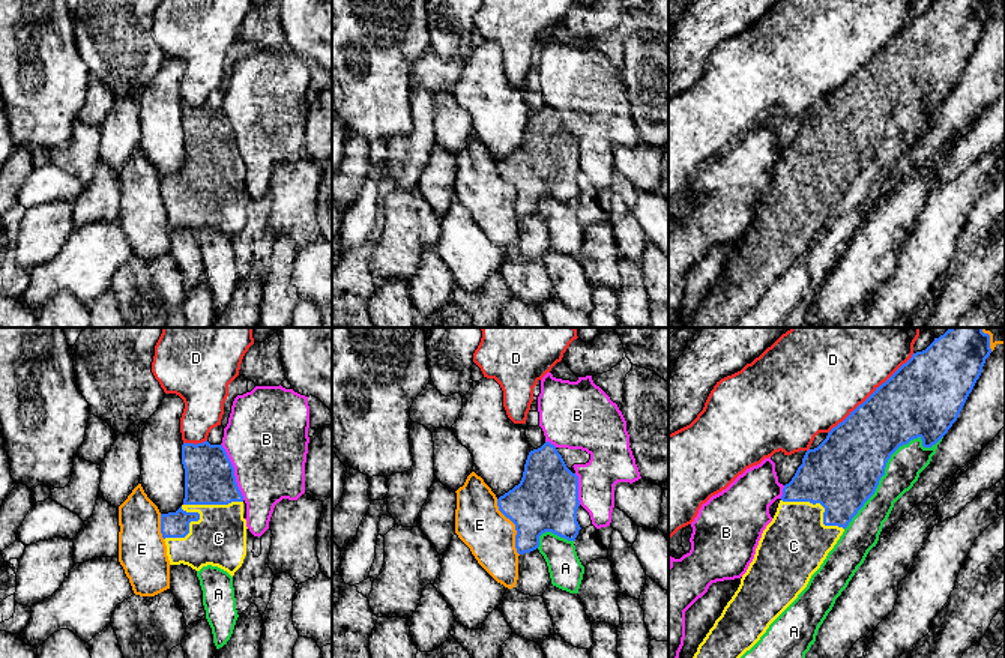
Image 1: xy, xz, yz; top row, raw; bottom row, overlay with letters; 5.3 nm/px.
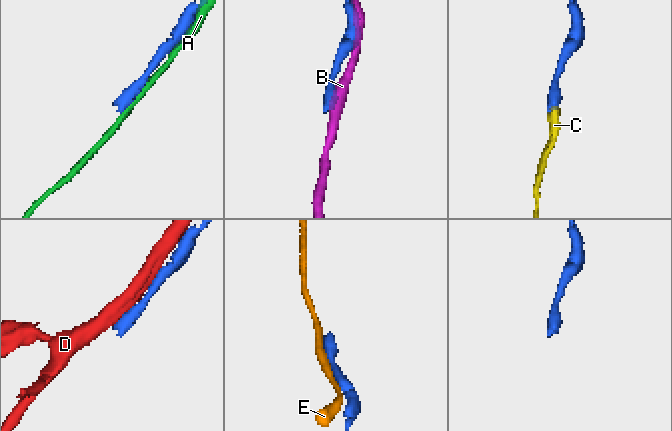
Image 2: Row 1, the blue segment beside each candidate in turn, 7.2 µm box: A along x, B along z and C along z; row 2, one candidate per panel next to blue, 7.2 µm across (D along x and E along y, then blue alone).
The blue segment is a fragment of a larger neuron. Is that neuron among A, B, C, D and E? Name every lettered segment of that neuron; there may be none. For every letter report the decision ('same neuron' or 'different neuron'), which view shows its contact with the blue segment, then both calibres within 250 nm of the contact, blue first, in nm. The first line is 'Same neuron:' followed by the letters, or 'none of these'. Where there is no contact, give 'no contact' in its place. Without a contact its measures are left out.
Same neuron: C
A: different neuron; contact in yz; calibres 400 and 180 nm
B: different neuron; contact in xy; calibres 280 and 440 nm
C: same neuron; contact in xy; calibres 140 and 300 nm
D: different neuron; contact in yz; calibres 380 and 440 nm
E: different neuron; contact in xz; calibres 340 and 260 nm

